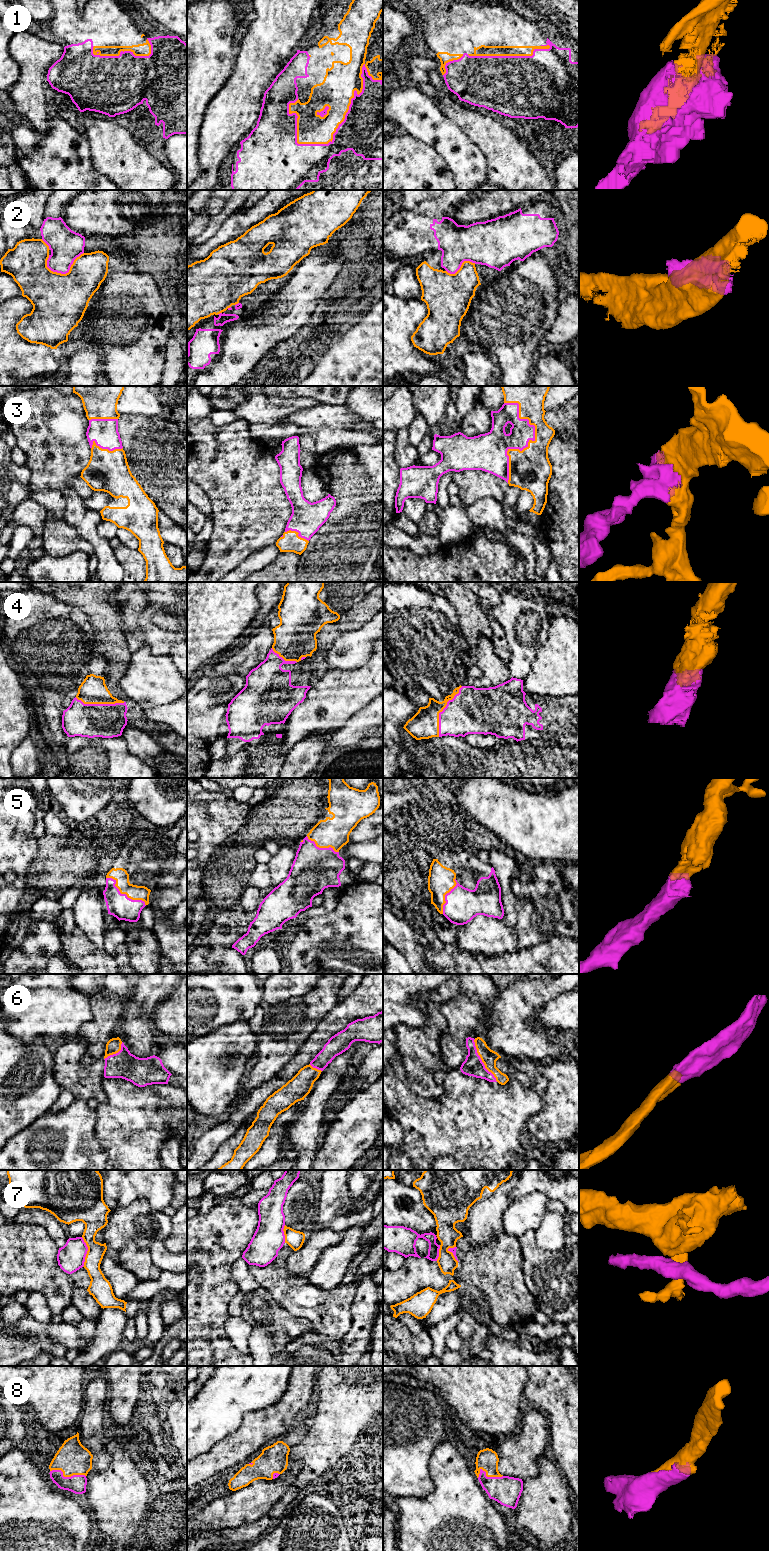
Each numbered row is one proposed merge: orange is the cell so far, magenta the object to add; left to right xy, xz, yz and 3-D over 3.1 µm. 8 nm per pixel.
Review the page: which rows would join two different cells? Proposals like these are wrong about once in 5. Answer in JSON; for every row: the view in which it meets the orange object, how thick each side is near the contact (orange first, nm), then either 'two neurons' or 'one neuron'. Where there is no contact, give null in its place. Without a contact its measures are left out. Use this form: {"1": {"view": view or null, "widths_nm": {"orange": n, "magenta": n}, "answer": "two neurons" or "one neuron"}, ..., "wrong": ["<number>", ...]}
{"1": {"view": "xz", "widths_nm": {"orange": 280, "magenta": 480}, "answer": "one neuron"}, "2": {"view": "xy", "widths_nm": {"orange": 440, "magenta": 260}, "answer": "two neurons"}, "3": {"view": "yz", "widths_nm": {"orange": 340, "magenta": 200}, "answer": "one neuron"}, "4": {"view": "yz", "widths_nm": {"orange": 220, "magenta": 360}, "answer": "one neuron"}, "5": {"view": "xy", "widths_nm": {"orange": 120, "magenta": 190}, "answer": "one neuron"}, "6": {"view": "yz", "widths_nm": {"orange": 130, "magenta": 160}, "answer": "one neuron"}, "7": {"view": "xy", "widths_nm": {"orange": 150, "magenta": 220}, "answer": "two neurons"}, "8": {"view": "xy", "widths_nm": {"orange": 260, "magenta": 140}, "answer": "one neuron"}, "wrong": ["2", "7"]}

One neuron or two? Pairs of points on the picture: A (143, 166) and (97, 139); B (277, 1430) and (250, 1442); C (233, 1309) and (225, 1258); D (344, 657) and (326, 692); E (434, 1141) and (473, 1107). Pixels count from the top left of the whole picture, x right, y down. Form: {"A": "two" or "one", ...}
{"A": "one", "B": "one", "C": "two", "D": "two", "E": "one"}

